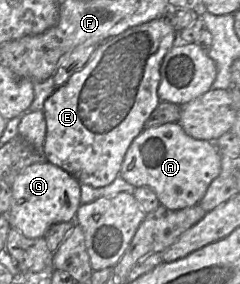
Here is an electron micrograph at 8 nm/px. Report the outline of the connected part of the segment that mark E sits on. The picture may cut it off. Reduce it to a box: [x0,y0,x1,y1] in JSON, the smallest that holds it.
[44,16,177,188]

